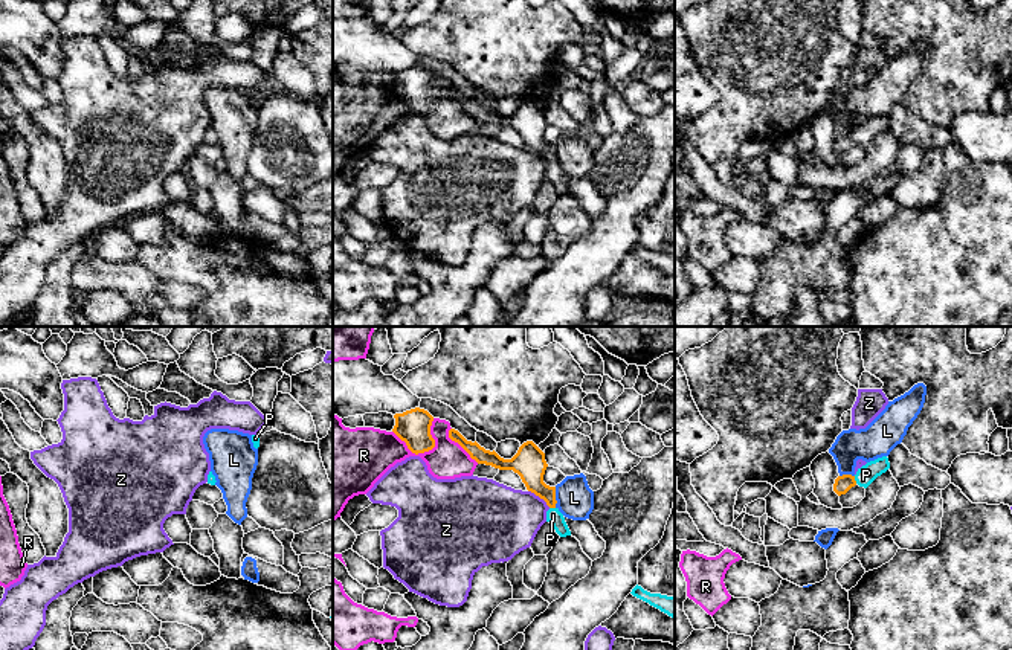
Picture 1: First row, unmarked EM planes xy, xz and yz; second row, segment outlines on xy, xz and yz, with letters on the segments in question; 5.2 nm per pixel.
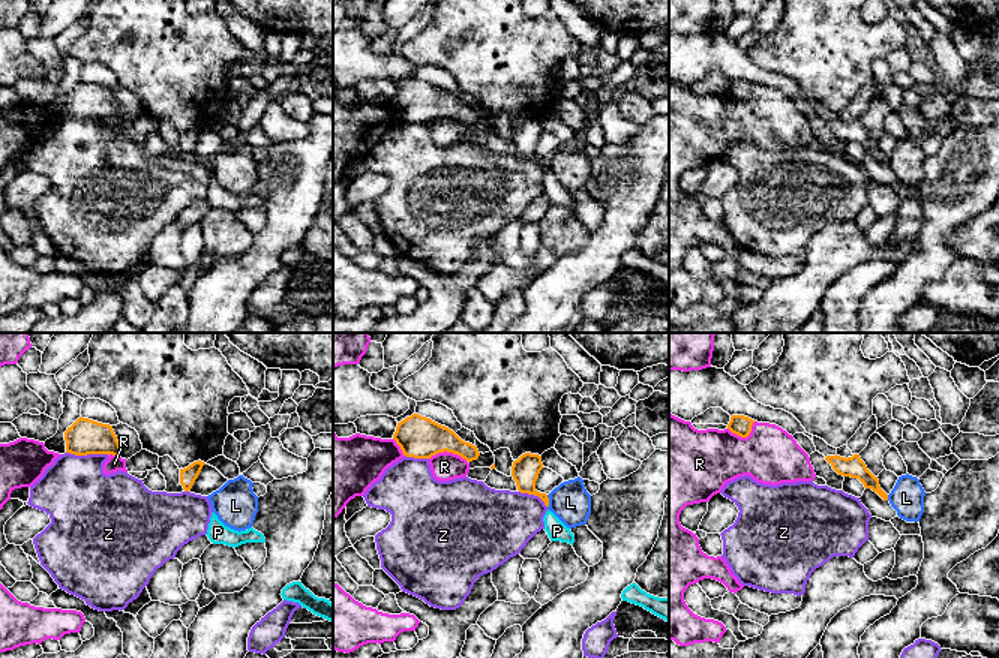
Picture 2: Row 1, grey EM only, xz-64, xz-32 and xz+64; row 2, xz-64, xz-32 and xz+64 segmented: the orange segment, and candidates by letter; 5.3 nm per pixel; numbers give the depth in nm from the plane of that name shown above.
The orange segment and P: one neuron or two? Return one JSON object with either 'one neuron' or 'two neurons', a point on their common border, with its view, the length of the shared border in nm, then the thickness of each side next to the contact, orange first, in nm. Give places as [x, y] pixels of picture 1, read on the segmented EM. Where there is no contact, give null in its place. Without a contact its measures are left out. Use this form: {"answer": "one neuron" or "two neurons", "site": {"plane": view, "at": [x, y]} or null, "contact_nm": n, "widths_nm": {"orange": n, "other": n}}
{"answer": "one neuron", "site": {"plane": "yz", "at": [854, 479]}, "contact_nm": 40, "widths_nm": {"orange": 90, "other": 100}}

